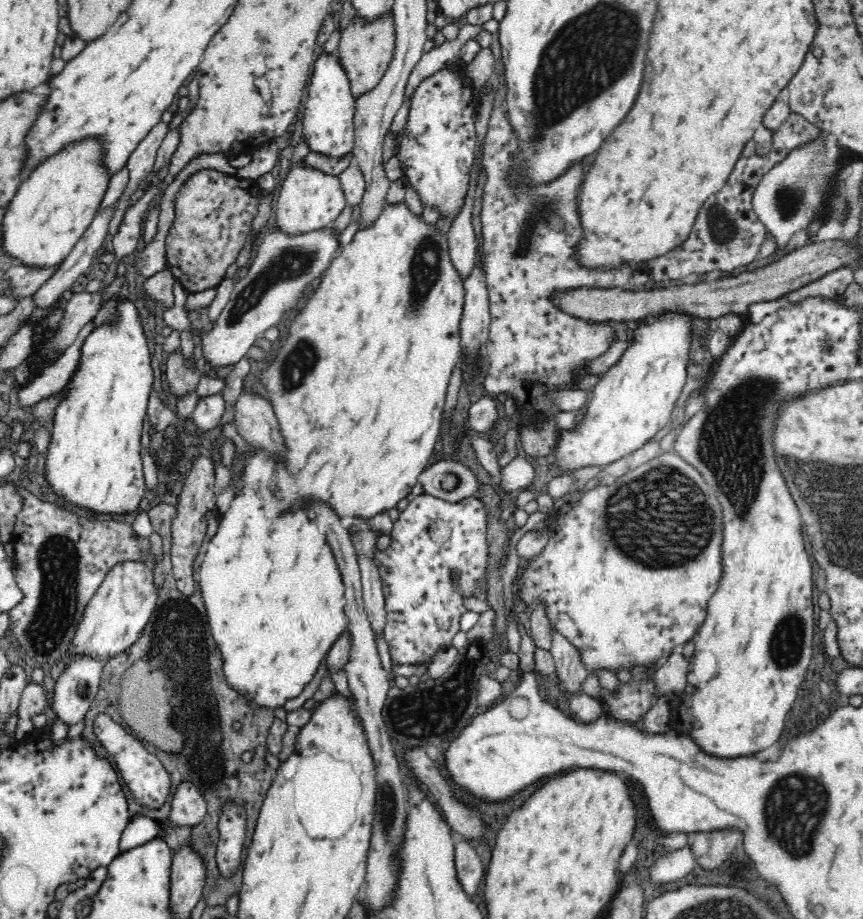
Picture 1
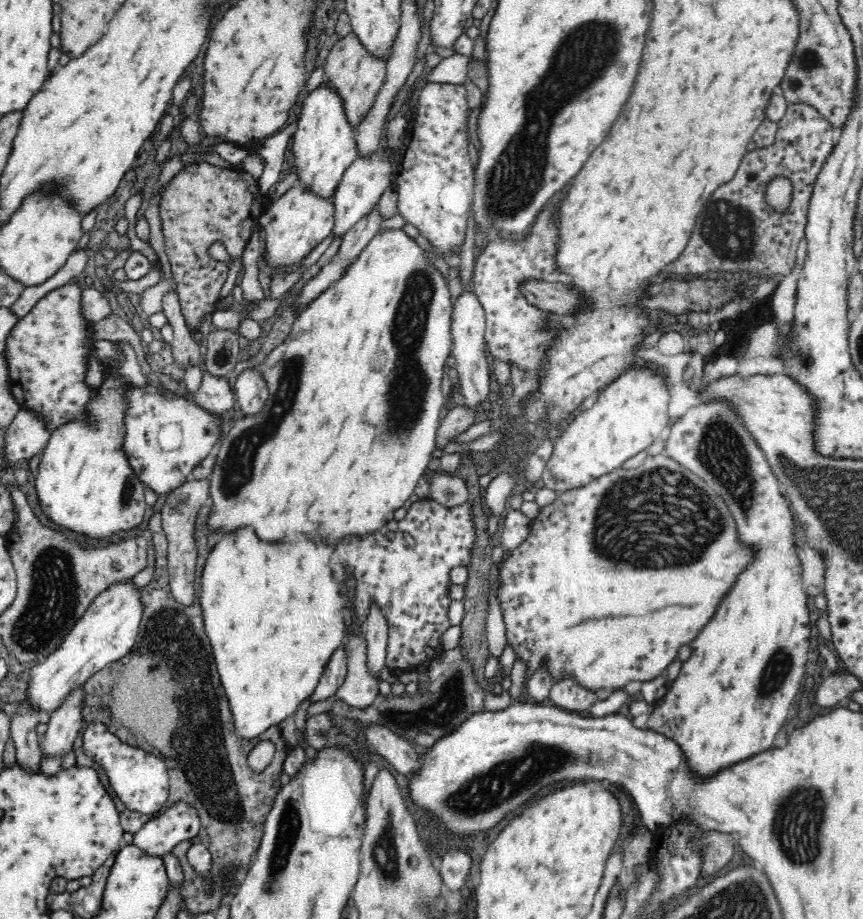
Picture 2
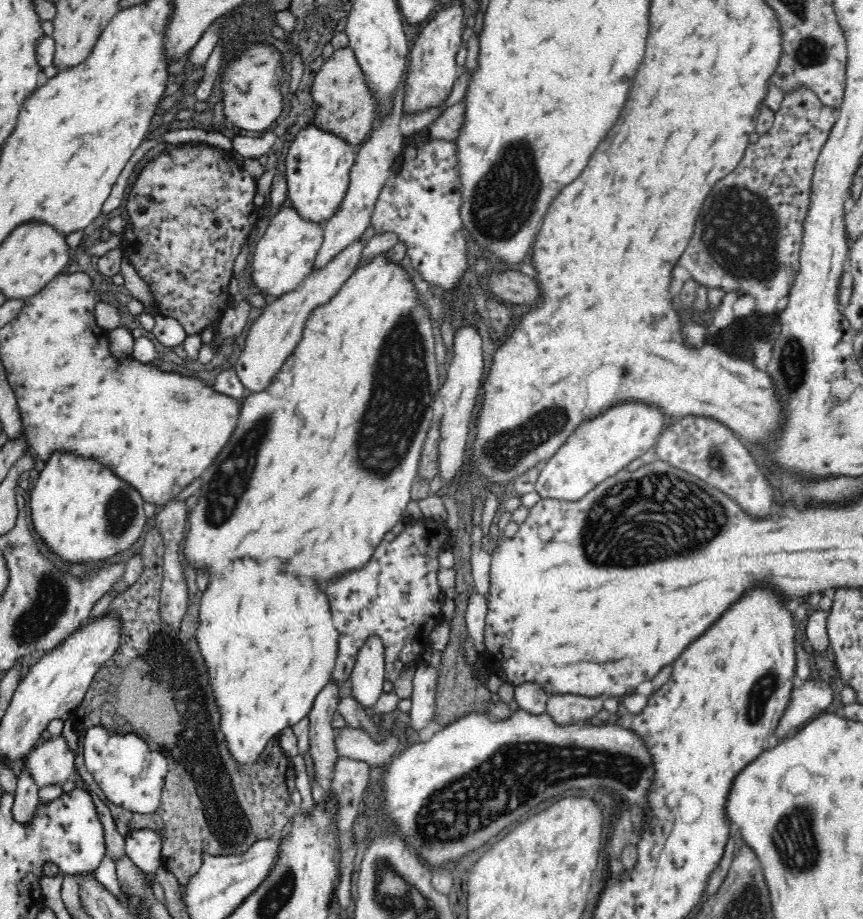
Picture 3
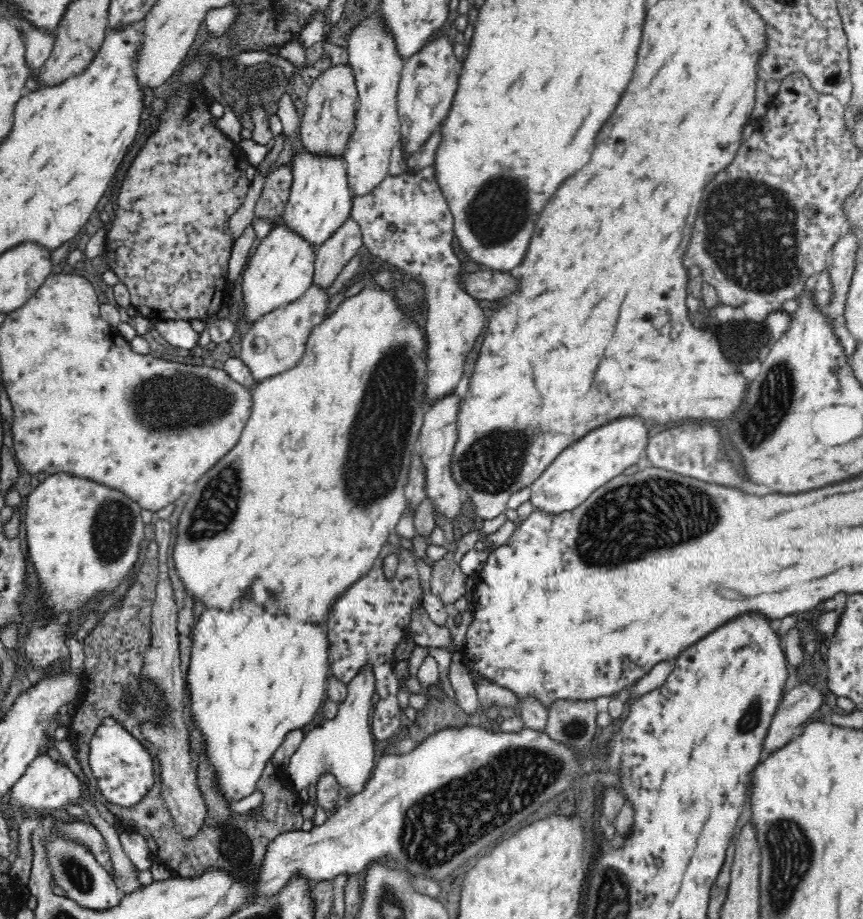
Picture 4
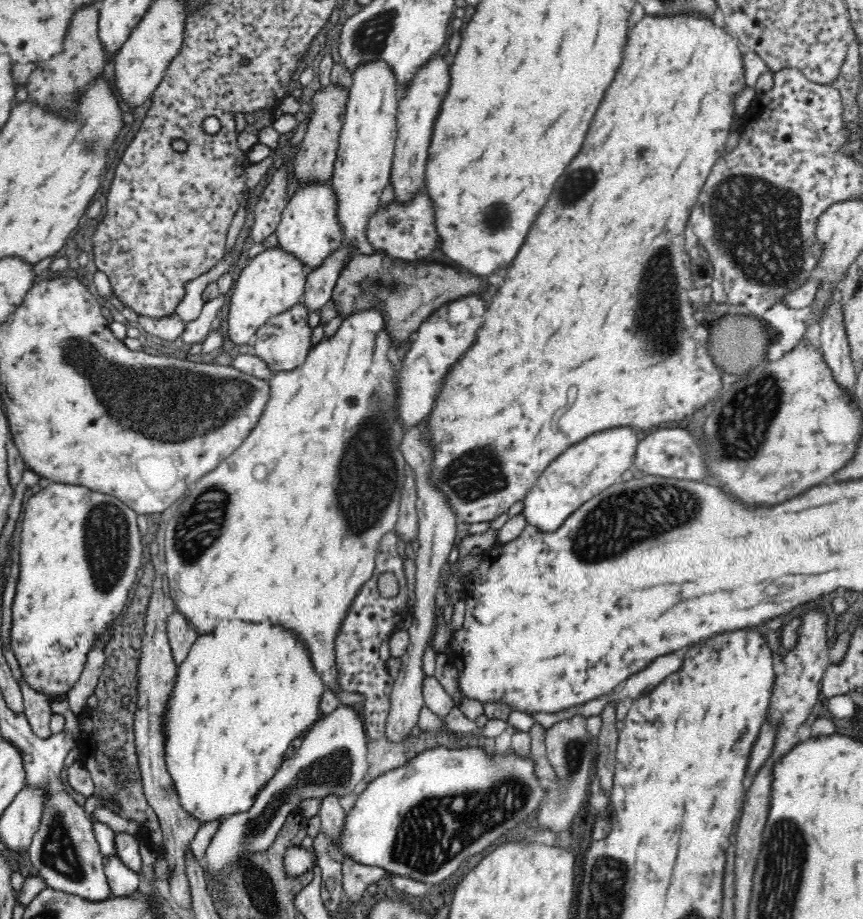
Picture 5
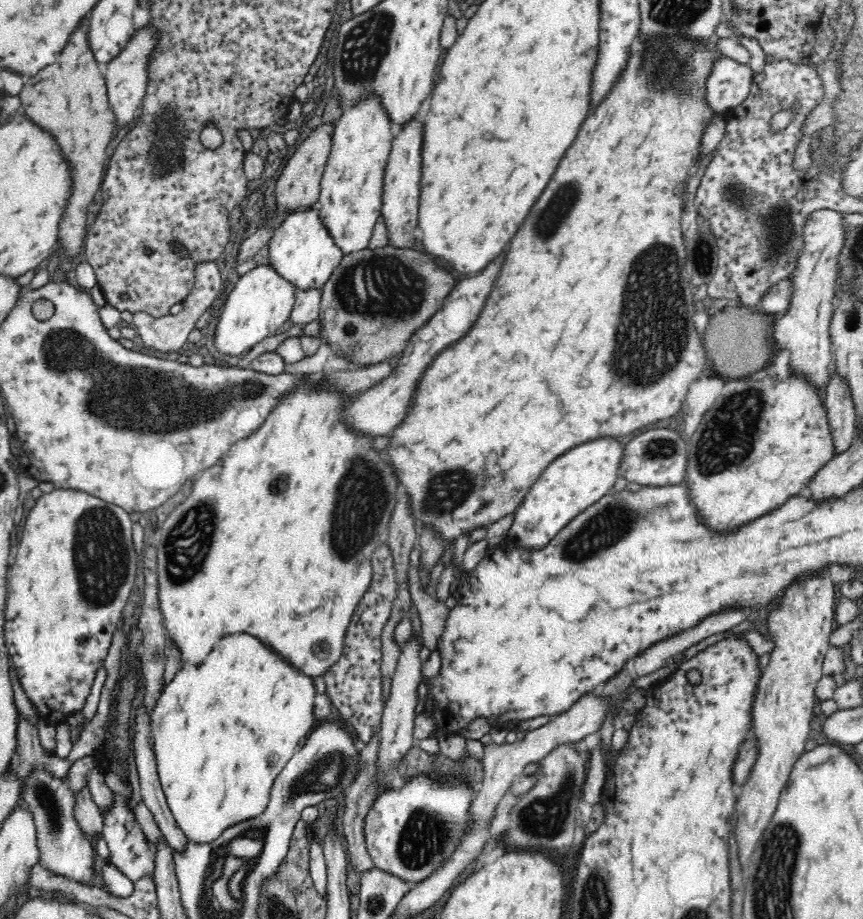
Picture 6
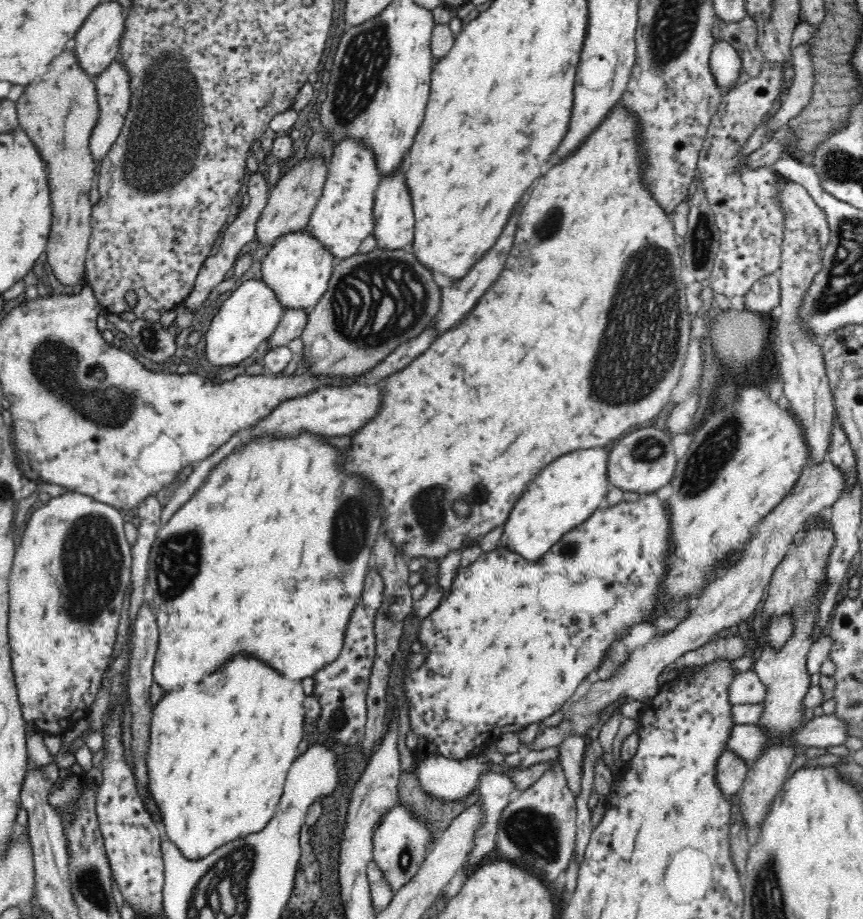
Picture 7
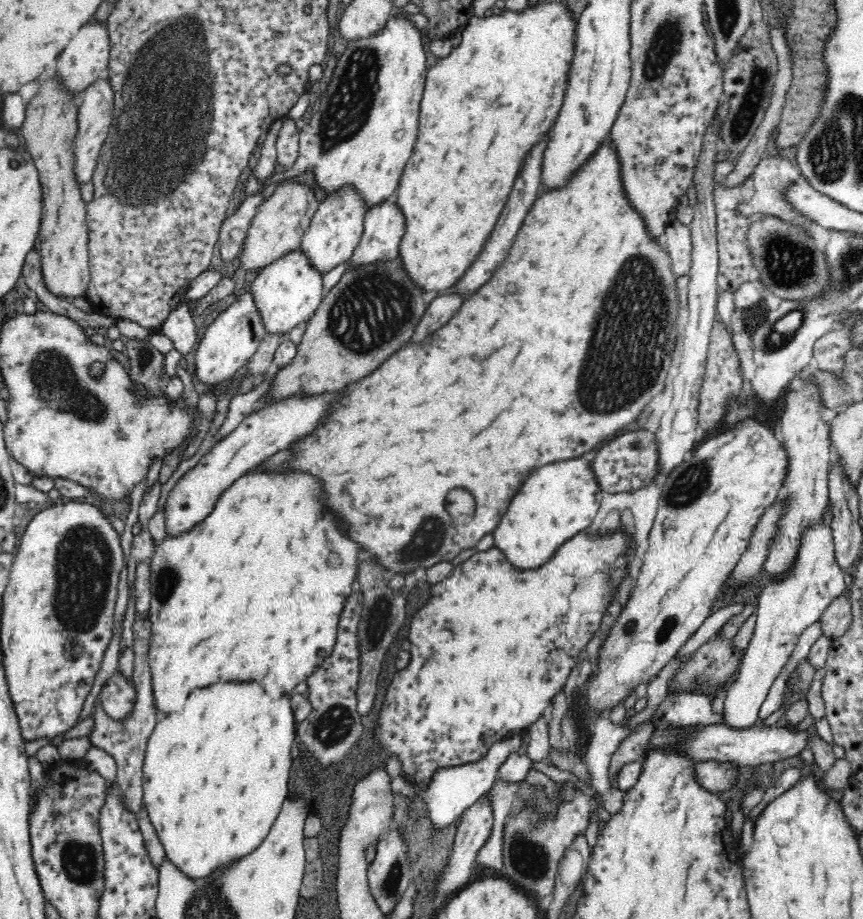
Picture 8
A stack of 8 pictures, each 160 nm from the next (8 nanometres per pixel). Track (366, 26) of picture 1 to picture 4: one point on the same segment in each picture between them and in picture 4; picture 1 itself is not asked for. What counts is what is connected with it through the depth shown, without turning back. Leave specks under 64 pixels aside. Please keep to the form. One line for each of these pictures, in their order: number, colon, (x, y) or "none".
2: (352, 72)
3: (341, 104)
4: (329, 118)

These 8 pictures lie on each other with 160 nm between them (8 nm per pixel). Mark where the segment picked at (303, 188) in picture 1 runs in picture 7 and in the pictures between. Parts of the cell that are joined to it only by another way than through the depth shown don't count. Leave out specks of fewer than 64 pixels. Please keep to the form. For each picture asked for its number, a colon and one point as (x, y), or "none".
2: (294, 225)
3: (285, 255)
4: (280, 271)
5: (272, 283)
6: (259, 305)
7: (248, 317)

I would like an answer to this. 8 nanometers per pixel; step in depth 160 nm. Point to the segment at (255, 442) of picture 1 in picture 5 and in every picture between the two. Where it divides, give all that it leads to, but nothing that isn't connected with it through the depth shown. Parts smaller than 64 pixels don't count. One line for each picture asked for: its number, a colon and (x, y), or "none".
2: (251, 390)
3: (272, 337)
4: (275, 343)
5: (284, 342)

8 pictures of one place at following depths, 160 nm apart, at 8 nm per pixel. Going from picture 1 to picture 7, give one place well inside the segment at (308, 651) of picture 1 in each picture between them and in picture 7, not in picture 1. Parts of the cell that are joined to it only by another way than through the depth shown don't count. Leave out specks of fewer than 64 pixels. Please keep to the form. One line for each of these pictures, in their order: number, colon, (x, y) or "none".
2: (272, 612)
3: (268, 641)
4: (252, 678)
5: (240, 697)
6: (222, 731)
7: (219, 751)

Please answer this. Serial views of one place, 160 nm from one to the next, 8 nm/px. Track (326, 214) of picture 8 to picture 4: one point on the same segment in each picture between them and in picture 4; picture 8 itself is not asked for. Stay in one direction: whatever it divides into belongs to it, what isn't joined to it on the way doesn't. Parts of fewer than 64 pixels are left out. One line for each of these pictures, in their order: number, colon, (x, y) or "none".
4: (373, 57)
5: (366, 142)
6: (349, 203)
7: (343, 217)

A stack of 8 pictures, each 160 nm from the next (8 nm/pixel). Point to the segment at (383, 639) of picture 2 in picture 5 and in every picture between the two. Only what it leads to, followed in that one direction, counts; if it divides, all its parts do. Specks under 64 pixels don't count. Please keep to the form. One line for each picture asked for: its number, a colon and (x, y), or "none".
3: (367, 676)
4: (343, 747)
5: (332, 760)

